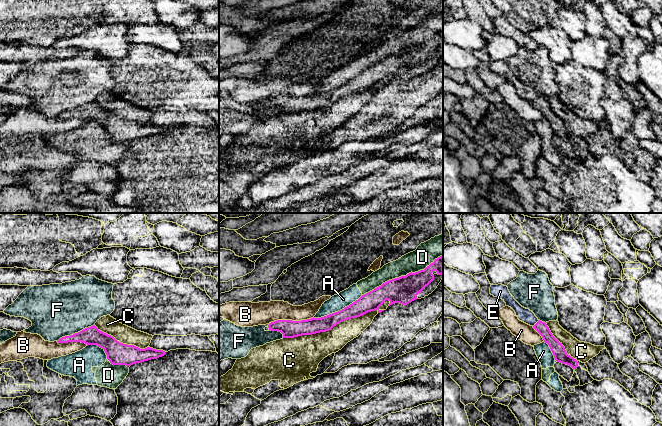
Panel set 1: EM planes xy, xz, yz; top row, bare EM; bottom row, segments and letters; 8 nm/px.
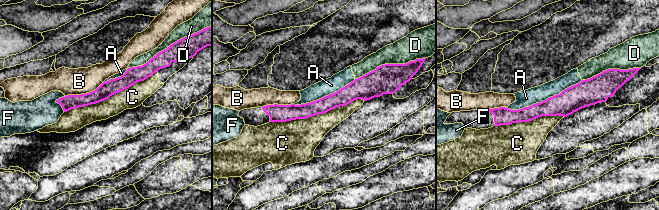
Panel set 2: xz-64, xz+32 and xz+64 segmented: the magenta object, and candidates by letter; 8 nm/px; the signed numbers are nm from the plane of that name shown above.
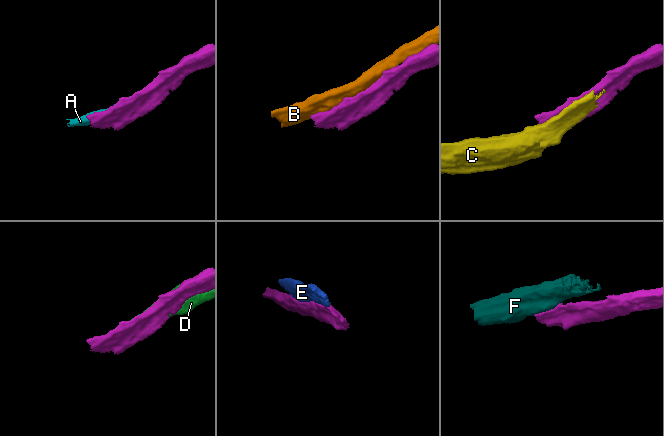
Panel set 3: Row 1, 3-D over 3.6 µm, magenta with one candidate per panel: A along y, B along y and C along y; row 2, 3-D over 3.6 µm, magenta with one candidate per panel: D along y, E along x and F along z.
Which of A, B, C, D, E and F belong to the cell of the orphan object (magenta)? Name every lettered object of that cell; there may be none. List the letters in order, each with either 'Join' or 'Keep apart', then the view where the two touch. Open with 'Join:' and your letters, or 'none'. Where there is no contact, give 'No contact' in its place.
Join: none
A: Keep apart. Touches magenta in xz
B: Keep apart. Touches magenta in xz
C: Keep apart. Touches magenta in xz
D: Keep apart. Touches magenta in xz
E: Keep apart. Touches magenta in yz
F: Keep apart. Touches magenta in xy

